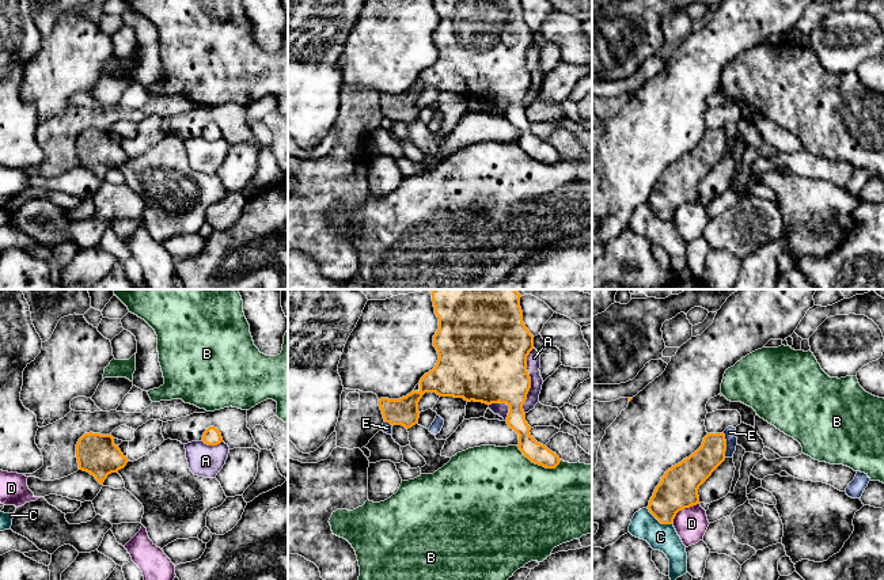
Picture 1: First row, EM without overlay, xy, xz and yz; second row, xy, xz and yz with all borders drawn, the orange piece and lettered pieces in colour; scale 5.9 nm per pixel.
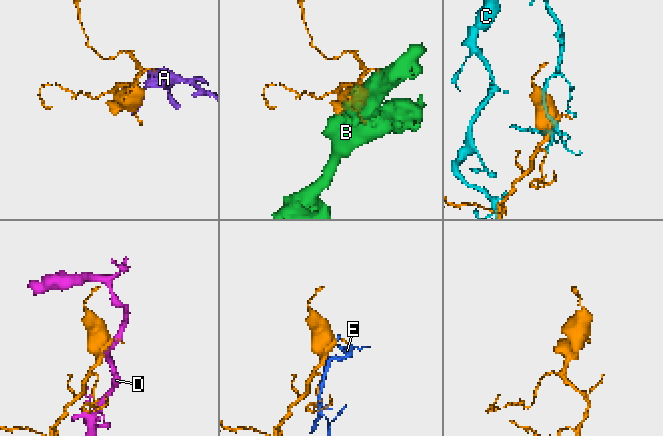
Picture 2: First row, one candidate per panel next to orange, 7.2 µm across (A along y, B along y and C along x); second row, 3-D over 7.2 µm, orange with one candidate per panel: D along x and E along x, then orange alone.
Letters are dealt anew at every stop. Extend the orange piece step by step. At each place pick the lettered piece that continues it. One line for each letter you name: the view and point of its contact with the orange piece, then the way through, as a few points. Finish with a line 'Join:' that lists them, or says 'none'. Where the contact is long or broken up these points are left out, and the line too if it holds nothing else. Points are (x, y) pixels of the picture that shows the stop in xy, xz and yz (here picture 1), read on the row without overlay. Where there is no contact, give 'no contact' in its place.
Join: none

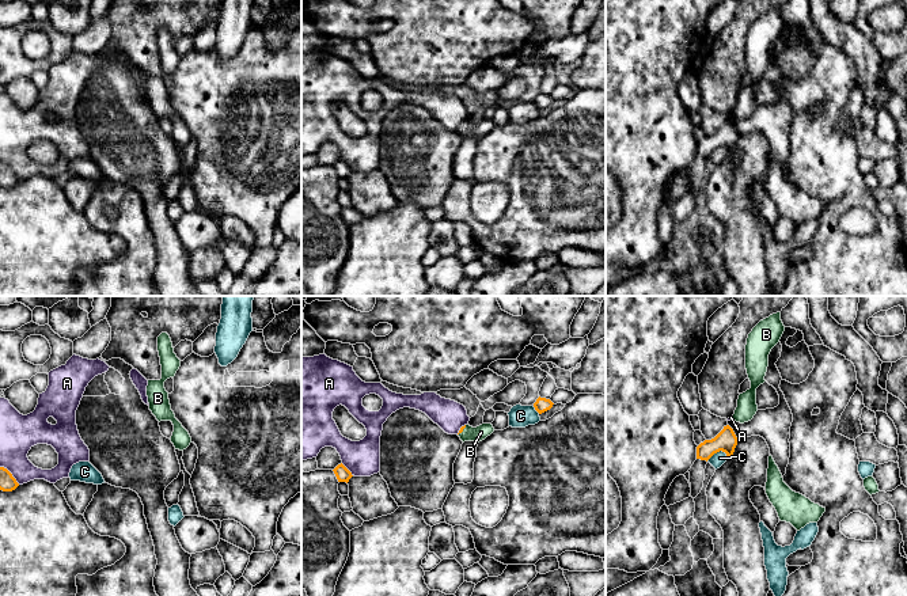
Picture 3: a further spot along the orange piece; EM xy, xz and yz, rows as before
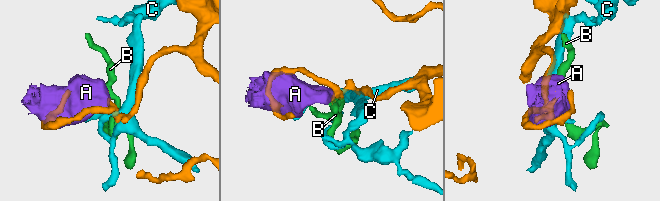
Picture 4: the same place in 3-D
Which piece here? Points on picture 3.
B: contact xz (462, 126); way xz (462, 124), (462, 126), (481, 128)
Join: B

